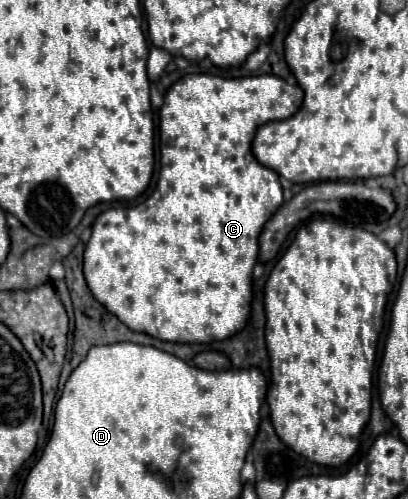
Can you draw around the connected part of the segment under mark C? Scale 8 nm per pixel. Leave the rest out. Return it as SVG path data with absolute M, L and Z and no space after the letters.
M187 75L167 91L165 103L159 111L161 175L155 191L135 207L117 207L117 209L103 211L95 219L91 239L85 247L83 273L85 273L87 285L95 295L95 299L103 303L109 313L117 315L117 319L121 319L121 323L125 323L133 331L141 331L161 341L173 341L173 343L205 343L209 339L221 341L243 329L245 319L251 313L251 299L253 299L251 279L253 279L253 267L259 255L259 233L263 231L263 225L269 221L269 217L283 205L283 189L279 183L279 175L273 169L257 163L255 155L251 153L251 141L261 125L269 121L289 119L291 115L295 115L303 103L303 97L305 93L301 87L293 87L275 75L257 75L257 77L243 77L243 79L223 79L215 75Z

